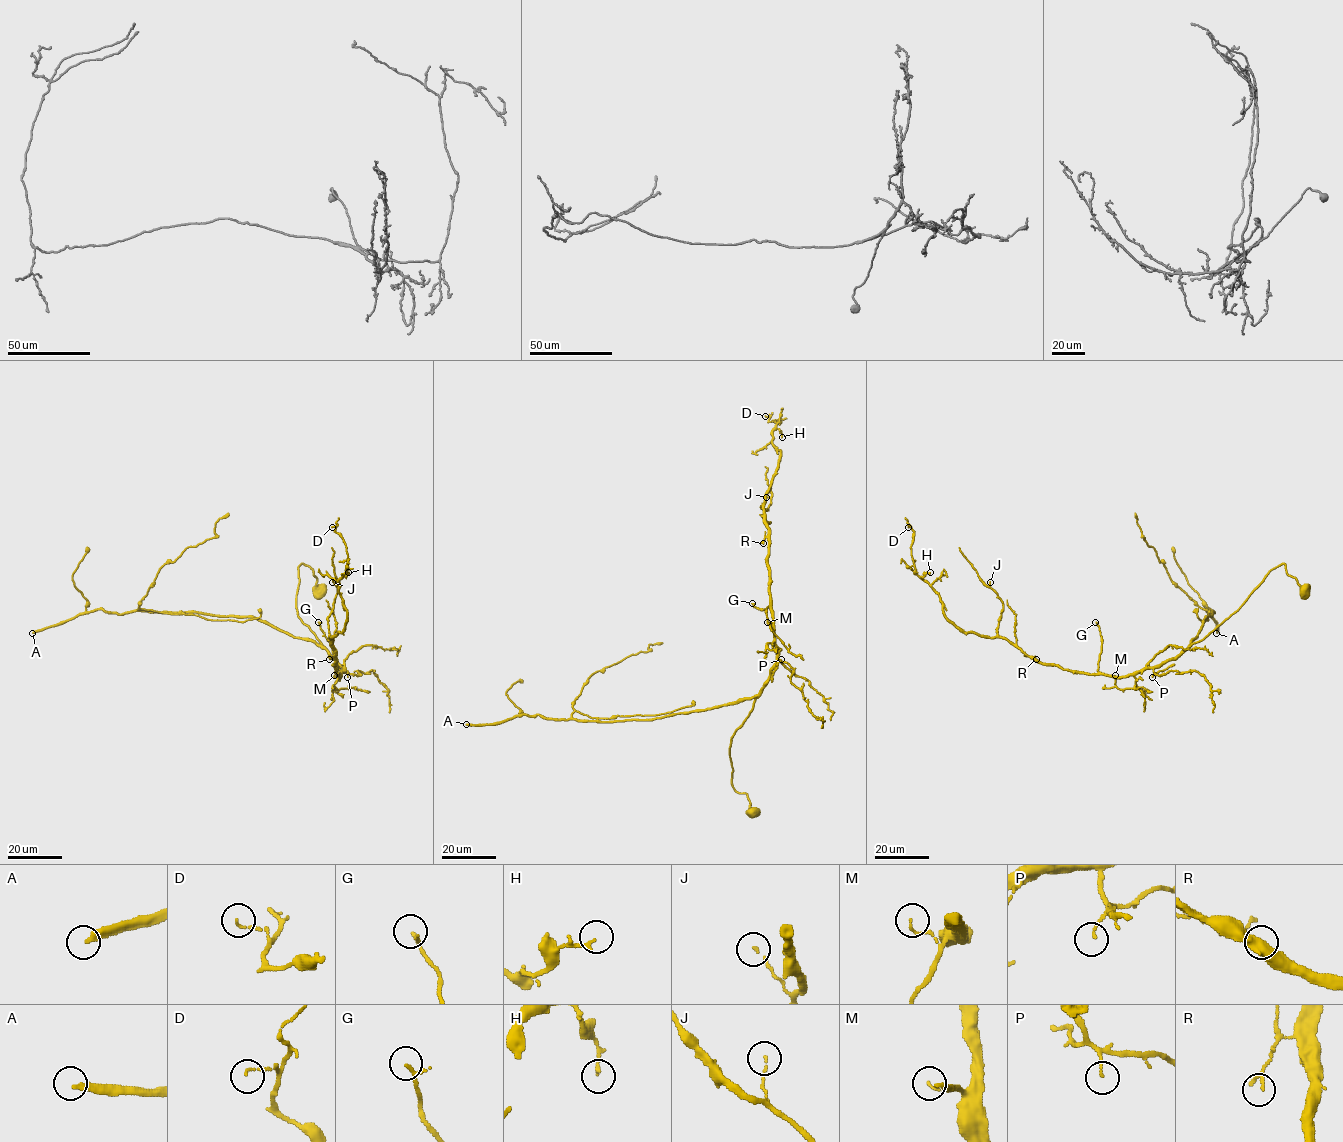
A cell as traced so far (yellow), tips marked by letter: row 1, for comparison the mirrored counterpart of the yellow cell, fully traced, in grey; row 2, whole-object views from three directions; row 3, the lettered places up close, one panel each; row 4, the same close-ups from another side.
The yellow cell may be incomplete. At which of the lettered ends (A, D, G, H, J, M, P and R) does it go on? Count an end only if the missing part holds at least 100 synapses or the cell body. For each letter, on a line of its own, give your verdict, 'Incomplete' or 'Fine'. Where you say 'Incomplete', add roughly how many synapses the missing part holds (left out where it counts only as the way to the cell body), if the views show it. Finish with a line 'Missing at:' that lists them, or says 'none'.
A: Incomplete. Roughly 300 synapses
D: Fine
G: Fine
H: Fine
J: Fine
M: Fine
P: Fine
R: Fine
Missing at: A

